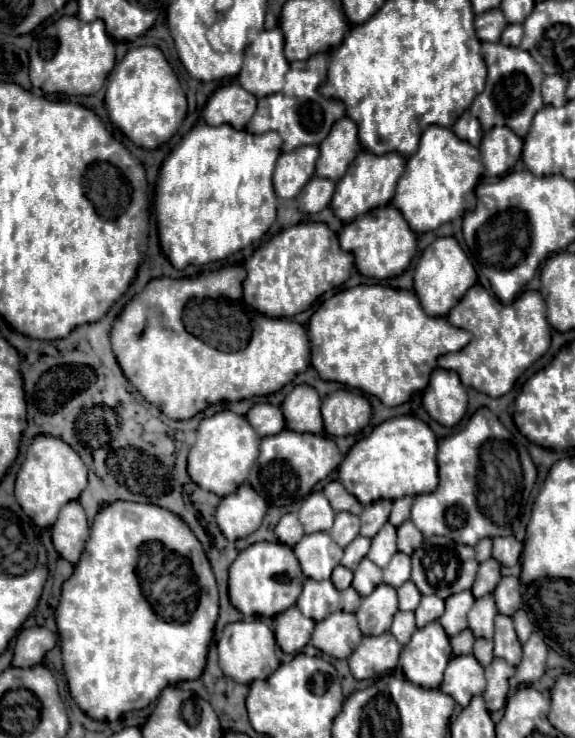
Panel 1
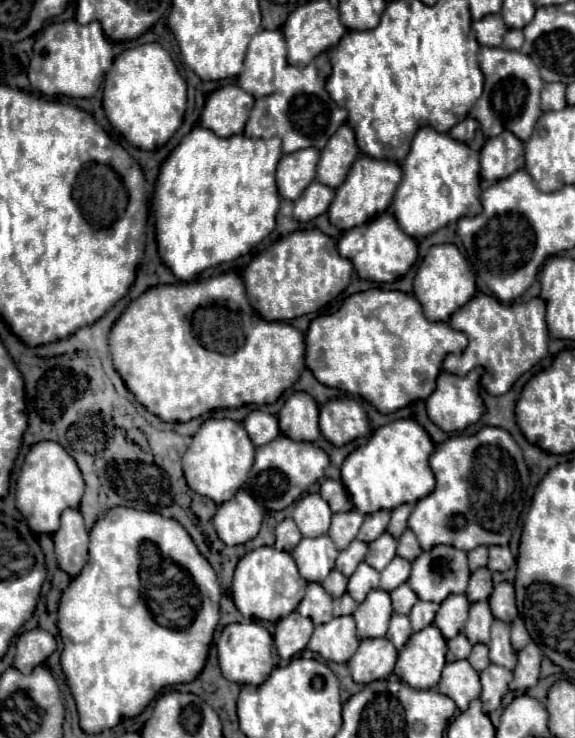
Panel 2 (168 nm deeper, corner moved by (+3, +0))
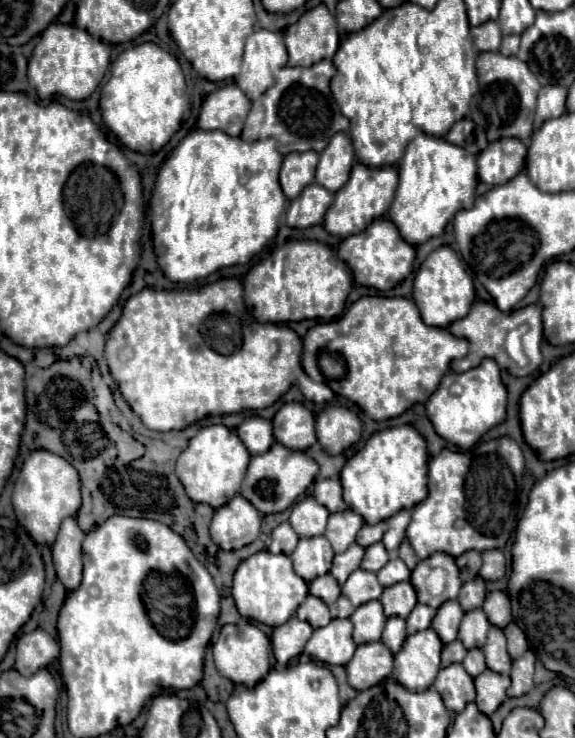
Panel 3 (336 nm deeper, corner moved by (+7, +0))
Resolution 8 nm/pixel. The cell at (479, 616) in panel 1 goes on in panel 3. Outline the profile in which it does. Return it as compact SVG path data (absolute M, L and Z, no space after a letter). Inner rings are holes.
M483 609L467 611L465 619L461 621L461 627L459 627L459 639L465 643L467 649L473 649L473 647L481 649L487 641L489 627L491 627L491 623Z

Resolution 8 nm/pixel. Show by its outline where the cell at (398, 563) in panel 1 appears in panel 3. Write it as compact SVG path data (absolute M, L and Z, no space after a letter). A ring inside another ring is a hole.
M393 555L393 557L389 559L389 563L377 573L377 579L379 579L379 583L381 583L383 587L391 587L393 583L409 581L409 575L411 575L409 567L407 567L397 555Z

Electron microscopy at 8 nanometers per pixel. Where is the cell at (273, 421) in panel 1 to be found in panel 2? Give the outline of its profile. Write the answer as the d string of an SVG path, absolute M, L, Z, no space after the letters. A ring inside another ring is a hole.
M261 409L251 411L245 417L243 427L245 427L245 431L249 431L249 437L253 439L255 447L261 447L261 443L271 443L273 439L277 439L277 435L281 435L281 431L277 427L277 417L267 411L261 411Z

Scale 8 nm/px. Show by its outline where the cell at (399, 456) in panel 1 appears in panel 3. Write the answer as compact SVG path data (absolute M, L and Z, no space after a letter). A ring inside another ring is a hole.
M399 425L377 431L375 435L371 435L365 447L357 451L341 469L343 499L347 507L357 511L367 523L379 523L381 519L389 519L389 515L395 515L405 507L413 509L427 495L427 459L427 443L413 425Z

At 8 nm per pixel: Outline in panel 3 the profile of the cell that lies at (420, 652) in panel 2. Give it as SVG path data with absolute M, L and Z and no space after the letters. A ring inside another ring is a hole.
M433 629L409 635L395 655L391 677L409 691L425 691L439 671L441 647L443 643Z

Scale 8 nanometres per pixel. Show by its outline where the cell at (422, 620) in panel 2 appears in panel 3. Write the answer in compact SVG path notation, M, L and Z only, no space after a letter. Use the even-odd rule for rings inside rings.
M417 605L417 607L411 611L409 619L407 619L407 633L411 635L413 631L423 631L425 627L429 627L429 625L431 625L431 619L433 619L433 615L435 615L433 607Z

